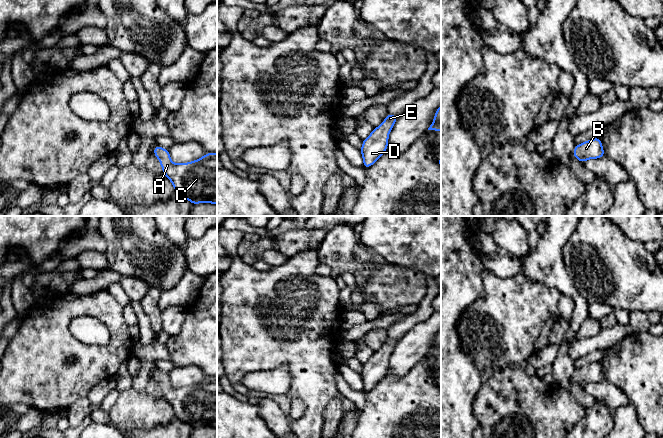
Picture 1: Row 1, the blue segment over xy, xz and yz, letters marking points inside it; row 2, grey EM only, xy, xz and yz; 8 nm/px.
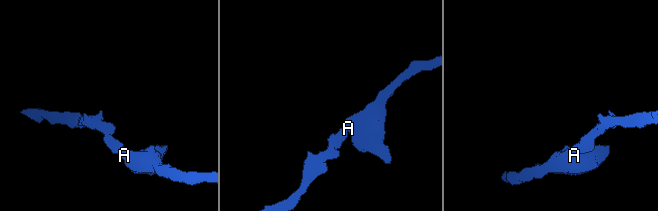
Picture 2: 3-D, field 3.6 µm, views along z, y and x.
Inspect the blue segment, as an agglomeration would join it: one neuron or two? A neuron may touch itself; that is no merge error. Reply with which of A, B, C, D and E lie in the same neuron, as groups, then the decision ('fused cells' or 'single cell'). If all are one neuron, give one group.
groups A B C D E; single cell

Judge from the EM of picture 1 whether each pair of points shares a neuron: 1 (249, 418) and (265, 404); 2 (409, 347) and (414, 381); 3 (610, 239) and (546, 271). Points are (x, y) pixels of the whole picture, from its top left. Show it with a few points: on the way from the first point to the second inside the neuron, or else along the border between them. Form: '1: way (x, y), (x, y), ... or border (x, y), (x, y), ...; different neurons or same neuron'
1: border (257, 404), (260, 410), (260, 417), (269, 427); different neurons
2: border (427, 353), (405, 374), (401, 376), (389, 374); different neurons
3: border (568, 239), (562, 248), (562, 260), (574, 283); different neurons

